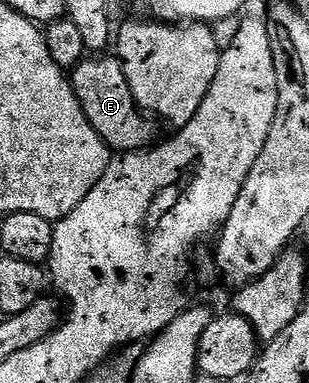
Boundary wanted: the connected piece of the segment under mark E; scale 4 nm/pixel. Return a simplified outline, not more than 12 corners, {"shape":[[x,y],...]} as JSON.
{"shape":[[95,55],[69,80],[93,131],[116,154],[156,144],[118,56]]}

